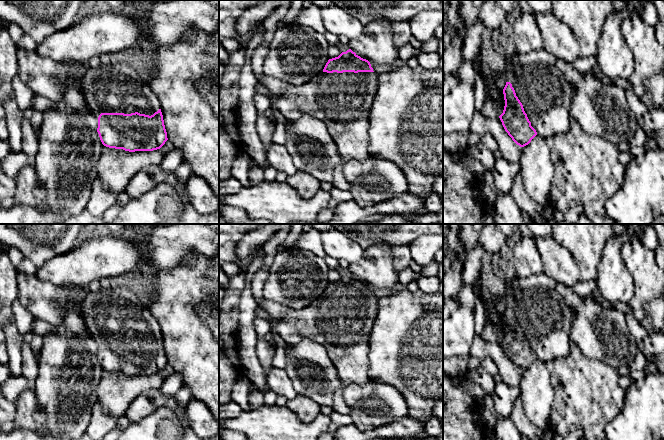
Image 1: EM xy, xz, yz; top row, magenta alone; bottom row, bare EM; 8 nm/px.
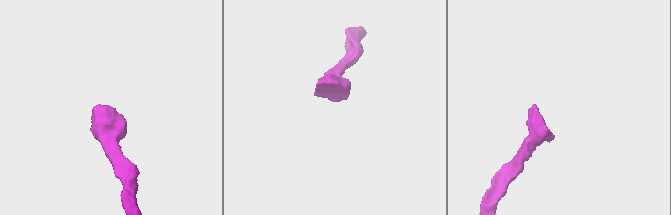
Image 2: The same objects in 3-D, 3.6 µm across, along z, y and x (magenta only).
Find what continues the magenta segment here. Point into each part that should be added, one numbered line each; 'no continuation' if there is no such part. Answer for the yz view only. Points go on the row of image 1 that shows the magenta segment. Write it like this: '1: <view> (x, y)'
1: yz (546, 96)

